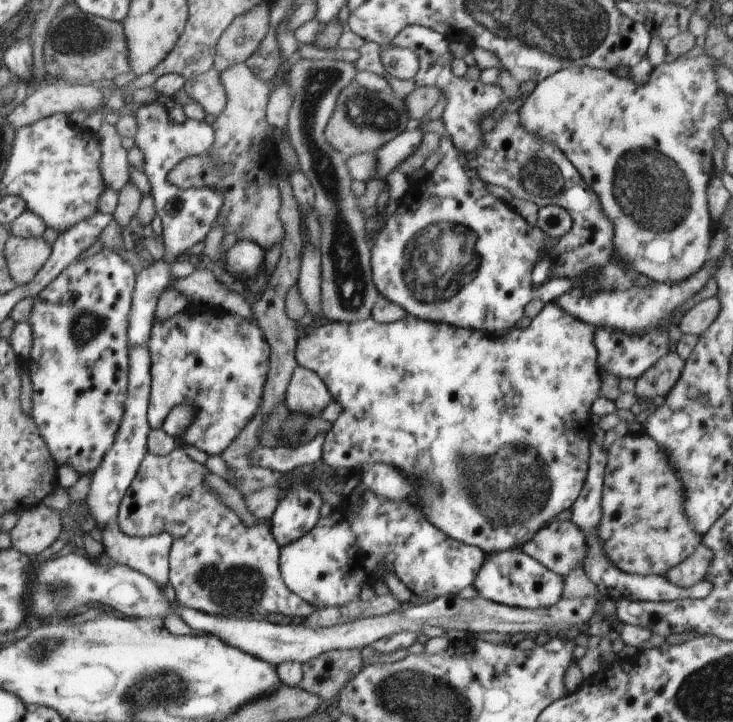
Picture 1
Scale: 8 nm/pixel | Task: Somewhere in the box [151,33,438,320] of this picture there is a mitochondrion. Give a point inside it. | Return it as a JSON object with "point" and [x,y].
{"point":[369,111]}

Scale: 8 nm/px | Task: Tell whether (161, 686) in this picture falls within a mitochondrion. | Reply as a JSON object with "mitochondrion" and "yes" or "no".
{"mitochondrion":"yes"}

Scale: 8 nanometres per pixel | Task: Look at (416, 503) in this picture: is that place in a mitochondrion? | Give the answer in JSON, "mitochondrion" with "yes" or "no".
{"mitochondrion":"no"}

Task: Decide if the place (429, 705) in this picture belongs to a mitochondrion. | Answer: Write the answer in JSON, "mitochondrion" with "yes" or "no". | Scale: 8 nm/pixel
{"mitochondrion":"yes"}

